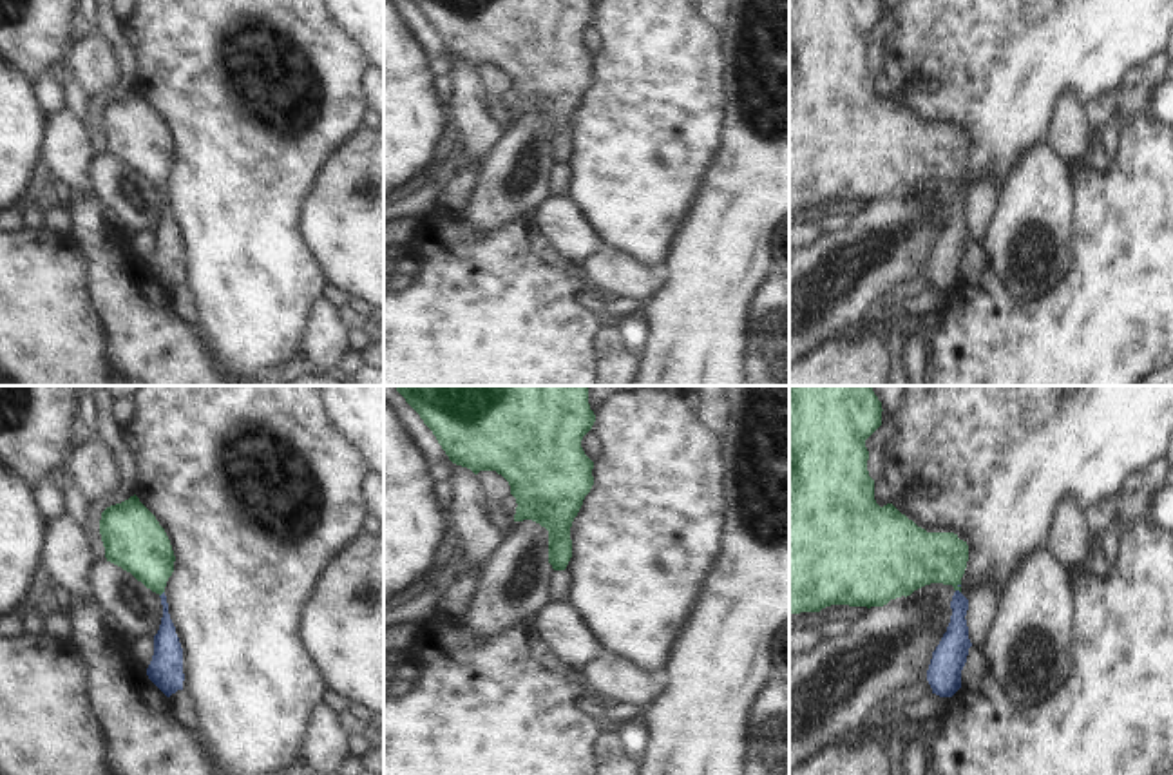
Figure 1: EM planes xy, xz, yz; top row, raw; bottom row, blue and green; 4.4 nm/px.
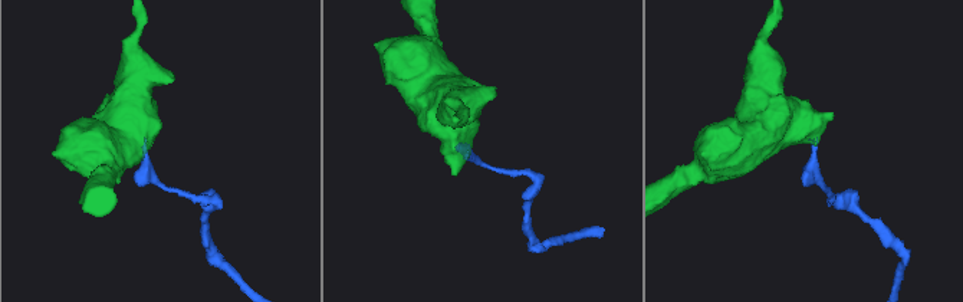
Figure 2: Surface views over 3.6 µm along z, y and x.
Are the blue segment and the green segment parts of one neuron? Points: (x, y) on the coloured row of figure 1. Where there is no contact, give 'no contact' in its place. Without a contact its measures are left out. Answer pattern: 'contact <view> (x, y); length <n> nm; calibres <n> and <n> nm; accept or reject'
contact yz (958, 591); length 50 nm; calibres 130 and 260 nm; accept

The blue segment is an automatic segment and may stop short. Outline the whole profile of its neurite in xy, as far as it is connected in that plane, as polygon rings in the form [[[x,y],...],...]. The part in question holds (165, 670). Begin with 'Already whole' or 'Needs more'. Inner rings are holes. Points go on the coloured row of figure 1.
Needs more. [[[134,494],[101,512],[100,534],[107,561],[130,572],[161,598],[163,617],[154,636],[148,679],[170,697],[183,690],[183,648],[168,614],[165,587],[174,572],[174,550],[165,529]]]

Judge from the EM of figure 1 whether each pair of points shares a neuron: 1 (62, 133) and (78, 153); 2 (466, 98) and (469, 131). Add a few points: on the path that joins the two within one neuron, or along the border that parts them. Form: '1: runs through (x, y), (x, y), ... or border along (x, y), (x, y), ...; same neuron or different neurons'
1: runs through (64, 138), (73, 147); same neuron
2: runs through (467, 105), (469, 124); same neuron

